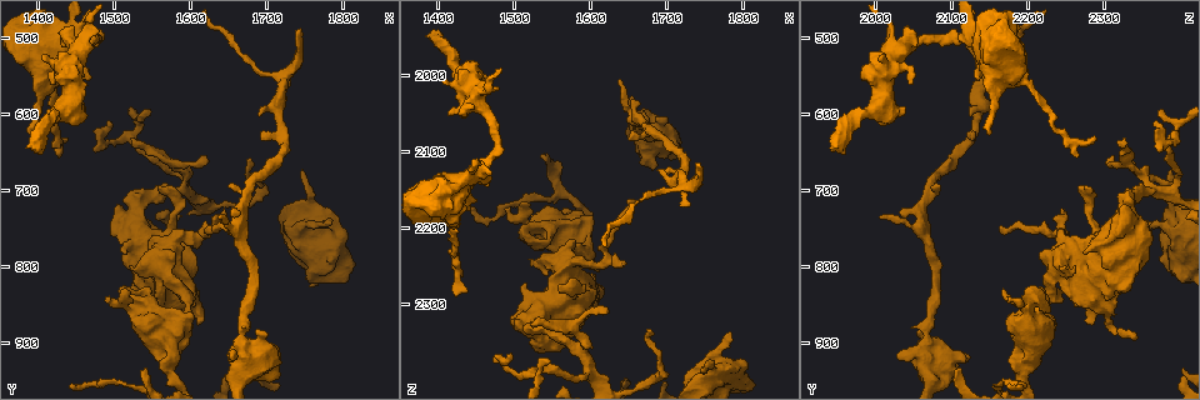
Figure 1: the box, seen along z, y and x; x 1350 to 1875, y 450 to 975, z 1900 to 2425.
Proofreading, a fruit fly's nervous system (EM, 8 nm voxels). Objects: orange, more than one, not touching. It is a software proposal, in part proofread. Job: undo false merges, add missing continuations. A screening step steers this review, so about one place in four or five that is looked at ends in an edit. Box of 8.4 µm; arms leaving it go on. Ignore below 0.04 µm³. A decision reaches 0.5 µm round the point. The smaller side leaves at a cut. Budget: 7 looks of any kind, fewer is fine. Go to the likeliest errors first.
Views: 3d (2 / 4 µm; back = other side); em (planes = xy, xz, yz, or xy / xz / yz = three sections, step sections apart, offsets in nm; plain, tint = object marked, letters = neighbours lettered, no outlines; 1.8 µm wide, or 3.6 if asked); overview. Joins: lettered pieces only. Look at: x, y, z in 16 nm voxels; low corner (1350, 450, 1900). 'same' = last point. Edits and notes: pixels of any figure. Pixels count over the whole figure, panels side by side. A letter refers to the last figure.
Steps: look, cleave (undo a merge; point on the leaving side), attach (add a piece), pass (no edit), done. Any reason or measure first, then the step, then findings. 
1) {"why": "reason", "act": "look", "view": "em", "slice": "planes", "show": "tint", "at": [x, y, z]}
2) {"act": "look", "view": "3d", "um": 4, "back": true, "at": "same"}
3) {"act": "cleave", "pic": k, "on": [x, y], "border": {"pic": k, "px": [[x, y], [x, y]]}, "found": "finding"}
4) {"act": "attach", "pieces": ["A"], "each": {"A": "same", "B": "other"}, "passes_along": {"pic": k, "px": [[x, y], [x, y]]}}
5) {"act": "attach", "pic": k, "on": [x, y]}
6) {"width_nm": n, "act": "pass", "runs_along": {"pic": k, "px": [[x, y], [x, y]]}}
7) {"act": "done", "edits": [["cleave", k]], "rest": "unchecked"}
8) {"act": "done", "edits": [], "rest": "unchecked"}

{"why": "an open end", "act": "look", "view": "3d", "um": 2, "at": [1575, 785, 2220]}

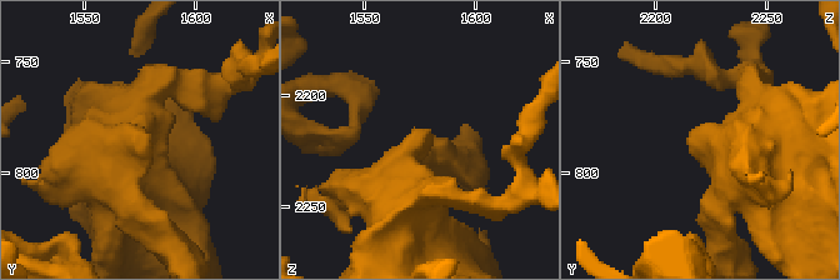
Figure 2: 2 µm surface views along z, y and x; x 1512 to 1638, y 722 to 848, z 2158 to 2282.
{"act": "look", "view": "em", "slice": "xz", "step": 4, "show": "letters", "at": [1579, 784, 2216]}

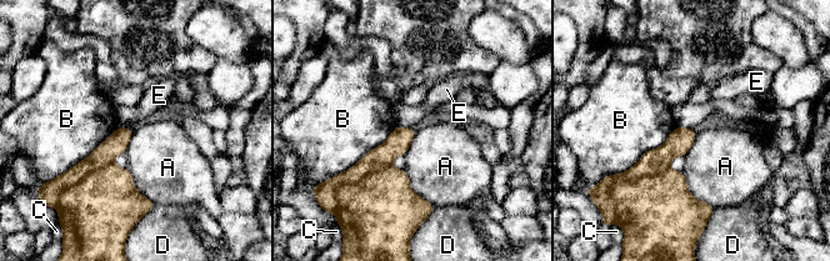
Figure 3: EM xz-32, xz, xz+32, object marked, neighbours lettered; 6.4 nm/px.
{"act": "look", "view": "em", "slice": "planes", "show": "letters", "at": "same"}

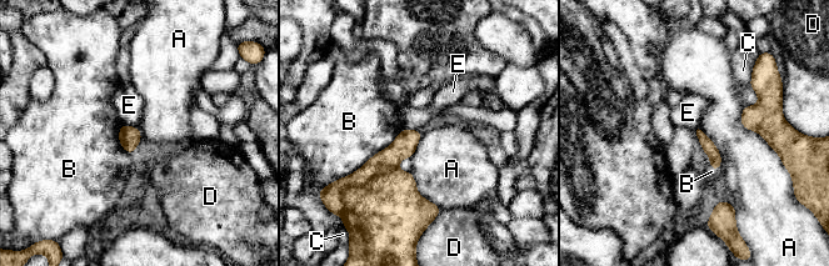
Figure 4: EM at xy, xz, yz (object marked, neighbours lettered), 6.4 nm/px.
{"act": "cleave", "pic": 4, "on": [386, 160], "each": {"A": "other", "B": "other", "C": "other", "D": "other", "E": "other"}, "border": {"pic": 4, "px": [[396, 167], [361, 185], [350, 186]]}, "found": "two neurons meet here"}

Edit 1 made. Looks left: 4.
{"act": "look", "view": "overview"}

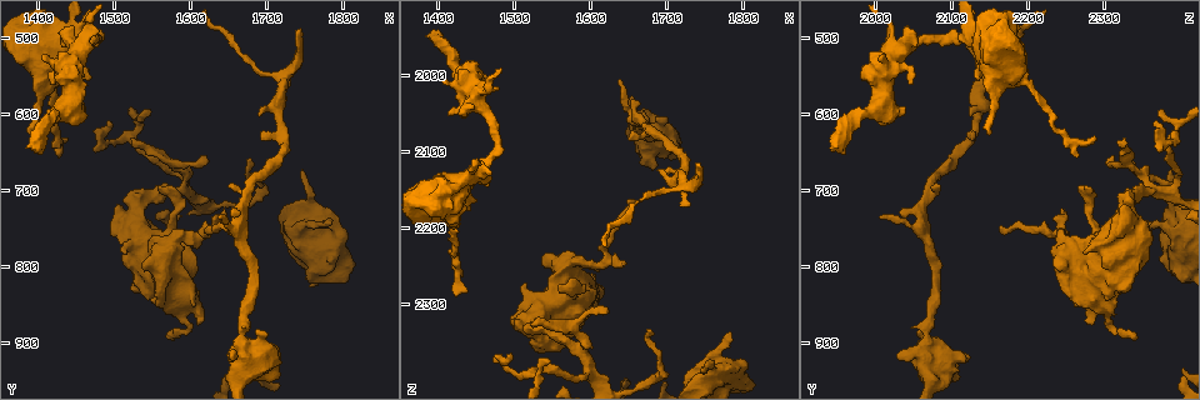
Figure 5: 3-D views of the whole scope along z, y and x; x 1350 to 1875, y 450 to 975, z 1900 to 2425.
{"why": "free end", "act": "look", "view": "em", "slice": "planes", "show": "letters", "at": [1400, 650, 1960]}

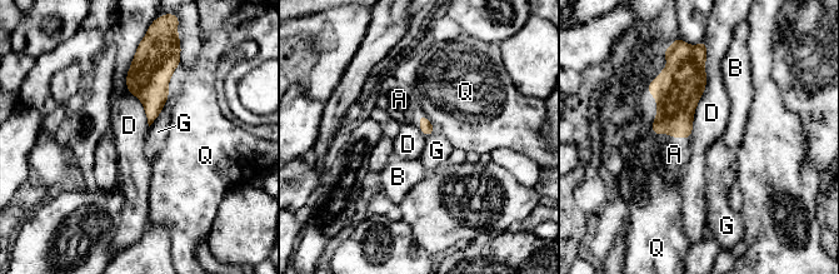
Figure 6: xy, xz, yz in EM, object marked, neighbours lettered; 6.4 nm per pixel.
{"act": "attach", "pic": 6, "on": [674, 154], "each": {"A": "same", "B": "other", "D": "other", "G": "other", "Q": "other"}, "passes_along": {"pic": 6, "px": [[677, 98], [675, 136], [674, 154]]}, "found": "the neuron continues"}

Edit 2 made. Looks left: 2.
{"why": "see it whole again", "act": "look", "view": "overview"}

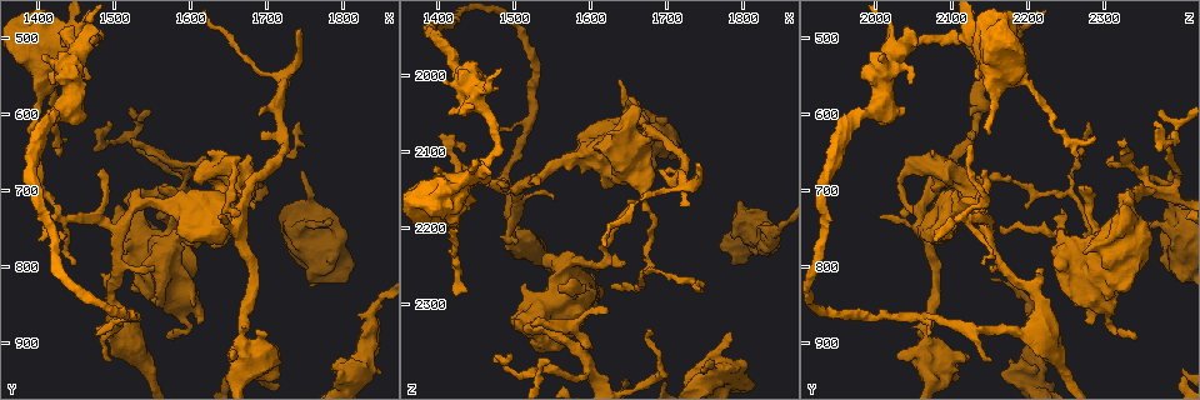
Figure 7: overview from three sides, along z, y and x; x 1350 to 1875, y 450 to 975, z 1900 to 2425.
{"why": "thin end", "act": "look", "view": "em", "slice": "xz", "step": 8, "show": "letters", "at": [1430, 630, 2290]}

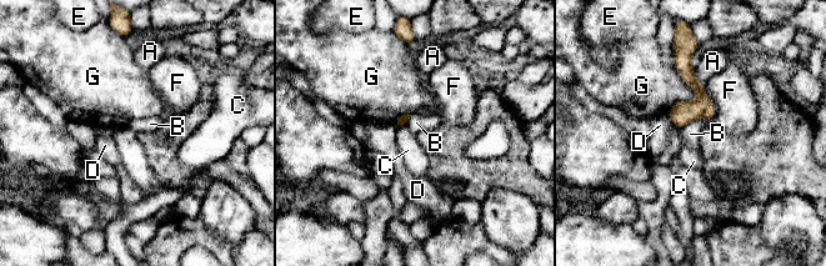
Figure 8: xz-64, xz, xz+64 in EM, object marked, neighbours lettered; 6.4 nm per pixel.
{"longest_contact_nm": ["G", 340], "act": "pass", "each": {"A": "other", "B": "other", "C": "other", "D": "other", "E": "other", "F": "other", "G": "other"}, "found": "none of them fits"}

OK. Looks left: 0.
{"act": "done", "edits": [["cleave", 4], ["attach", 6]], "rest": "unchecked"}

